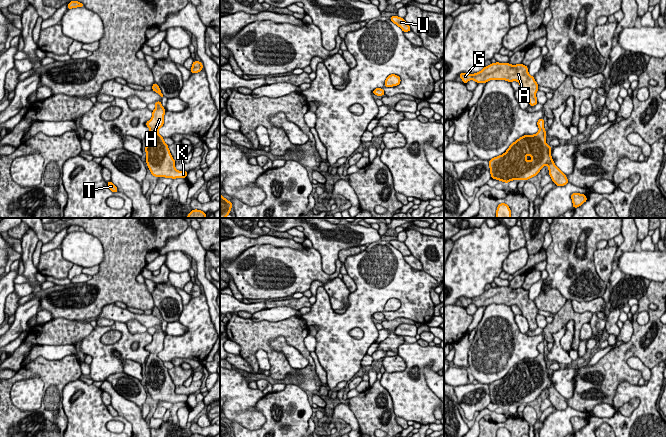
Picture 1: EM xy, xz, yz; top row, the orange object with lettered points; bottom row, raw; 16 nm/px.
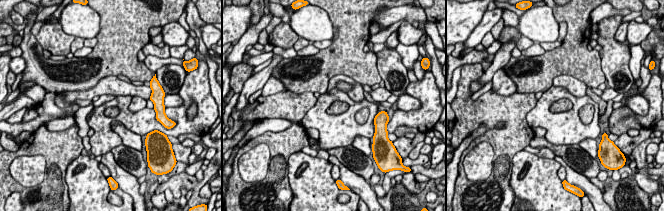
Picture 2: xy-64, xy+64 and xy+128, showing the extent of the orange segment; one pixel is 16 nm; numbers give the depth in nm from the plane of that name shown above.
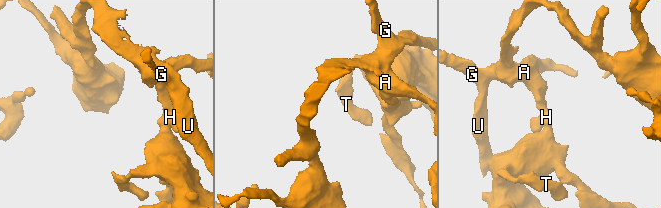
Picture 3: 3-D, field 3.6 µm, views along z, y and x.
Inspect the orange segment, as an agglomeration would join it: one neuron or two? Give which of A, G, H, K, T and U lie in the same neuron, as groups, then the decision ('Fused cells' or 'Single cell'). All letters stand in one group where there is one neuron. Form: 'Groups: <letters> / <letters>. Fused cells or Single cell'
Groups: A G H K T U. Single cell

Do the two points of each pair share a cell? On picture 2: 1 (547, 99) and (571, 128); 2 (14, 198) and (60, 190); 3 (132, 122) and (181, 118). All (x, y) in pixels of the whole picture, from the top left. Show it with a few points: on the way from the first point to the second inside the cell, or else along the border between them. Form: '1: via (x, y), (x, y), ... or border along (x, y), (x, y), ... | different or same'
1: via (546, 108), (546, 112), (562, 128) | same
2: border along (10, 193), (17, 192), (21, 200) | different
3: via (146, 122), (157, 125), (163, 130), (173, 131) | same

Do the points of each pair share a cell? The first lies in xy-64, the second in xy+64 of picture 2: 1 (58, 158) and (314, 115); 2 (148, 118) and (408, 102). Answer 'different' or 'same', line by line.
1: different
2: different

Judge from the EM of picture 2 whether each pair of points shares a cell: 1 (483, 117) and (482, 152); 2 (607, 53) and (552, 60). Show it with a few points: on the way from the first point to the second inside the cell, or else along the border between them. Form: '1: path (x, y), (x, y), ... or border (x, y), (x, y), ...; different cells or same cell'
1: border (494, 151), (487, 142), (481, 141), (464, 157); different cells
2: border (598, 51), (601, 70), (606, 77); different cells

